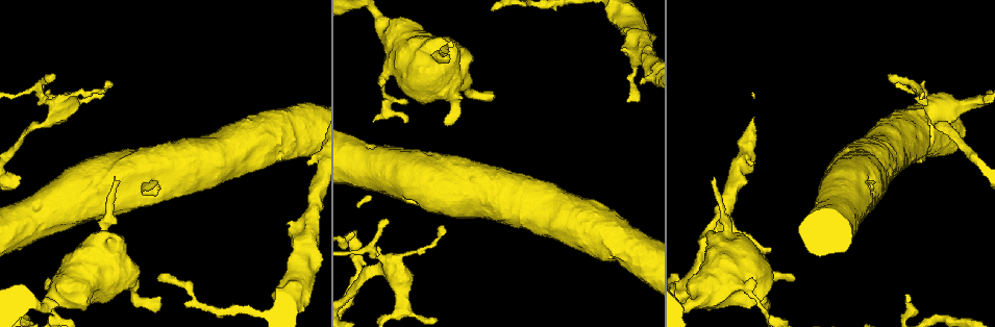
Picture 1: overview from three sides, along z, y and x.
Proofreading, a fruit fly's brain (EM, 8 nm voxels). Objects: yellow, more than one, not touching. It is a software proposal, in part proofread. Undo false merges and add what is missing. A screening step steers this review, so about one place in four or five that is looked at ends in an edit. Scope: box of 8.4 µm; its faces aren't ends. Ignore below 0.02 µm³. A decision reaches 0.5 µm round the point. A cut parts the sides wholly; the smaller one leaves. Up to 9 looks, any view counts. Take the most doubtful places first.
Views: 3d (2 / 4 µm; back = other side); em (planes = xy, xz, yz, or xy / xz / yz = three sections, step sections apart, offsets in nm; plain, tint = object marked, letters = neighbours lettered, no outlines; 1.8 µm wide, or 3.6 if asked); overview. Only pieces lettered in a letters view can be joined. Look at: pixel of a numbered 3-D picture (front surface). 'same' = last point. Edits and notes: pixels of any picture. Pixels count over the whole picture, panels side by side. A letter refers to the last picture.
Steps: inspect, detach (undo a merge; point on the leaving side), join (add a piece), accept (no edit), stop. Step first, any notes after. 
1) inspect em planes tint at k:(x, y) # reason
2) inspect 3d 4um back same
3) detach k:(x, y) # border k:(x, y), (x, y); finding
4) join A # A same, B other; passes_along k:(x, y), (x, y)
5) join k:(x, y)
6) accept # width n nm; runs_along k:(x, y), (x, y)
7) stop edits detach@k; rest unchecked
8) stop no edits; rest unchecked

inspect 3d 2um at 1:(487, 95)

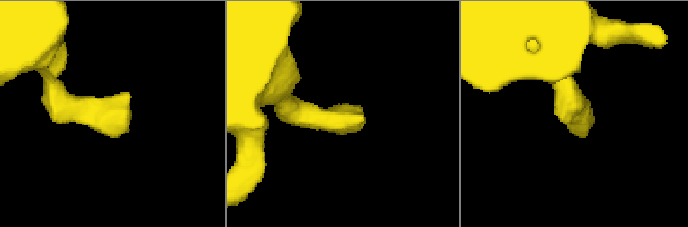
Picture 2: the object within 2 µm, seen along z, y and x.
inspect em planes plain at 2:(117, 95)

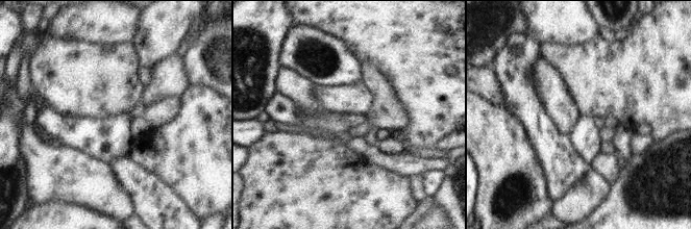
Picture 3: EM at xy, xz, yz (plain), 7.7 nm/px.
inspect em planes letters same # what lies round it

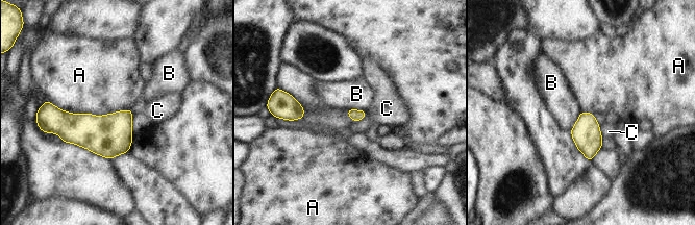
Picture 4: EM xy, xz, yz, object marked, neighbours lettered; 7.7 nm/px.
accept # A other, B other, C other; border 4:(46, 99), (71, 113), (129, 109); no lettered piece goes on from it

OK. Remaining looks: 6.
inspect em 3.6um xy step 4 letters at 1:(629, 102) # tapers out

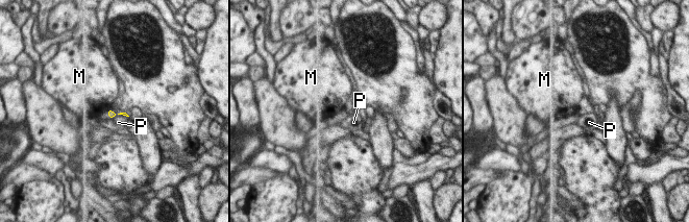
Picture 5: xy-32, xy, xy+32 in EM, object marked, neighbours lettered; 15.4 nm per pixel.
inspect em 3.6um planes letters same

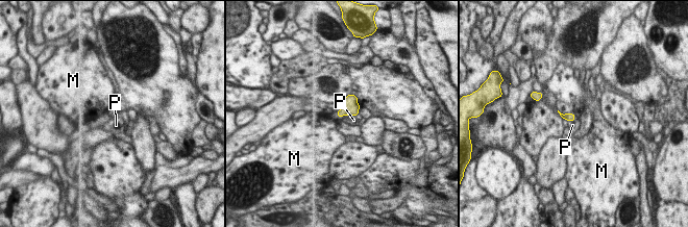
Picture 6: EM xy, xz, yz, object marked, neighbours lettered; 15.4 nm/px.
accept # M other, P other; no lettered piece goes on from it

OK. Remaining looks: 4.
inspect em xz step 8 tint at 1:(446, 46) # branch stops here

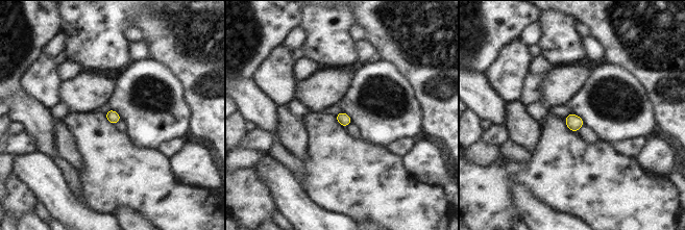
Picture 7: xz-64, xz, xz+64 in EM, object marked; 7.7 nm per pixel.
inspect em planes letters same

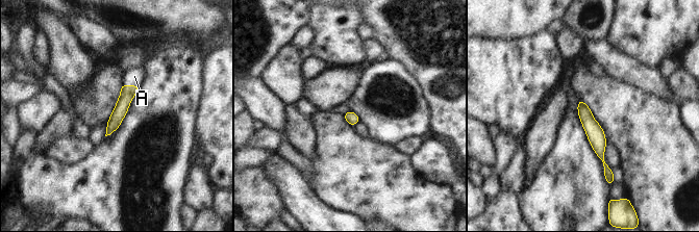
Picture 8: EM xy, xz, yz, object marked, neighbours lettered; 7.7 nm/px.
join 8:(134, 76) # A same; passes_along 8:(127, 92), (130, 85), (134, 76); the neuron continues

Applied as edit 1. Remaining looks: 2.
inspect overview # redraw

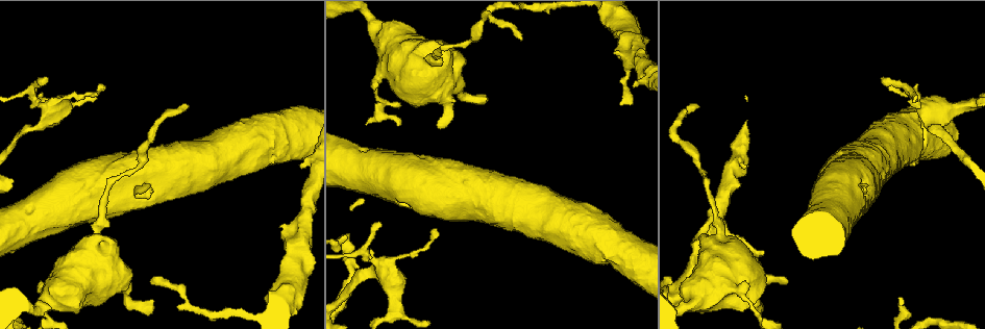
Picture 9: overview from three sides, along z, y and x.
inspect em yz step 4 letters at 9:(47, 77) # thin end

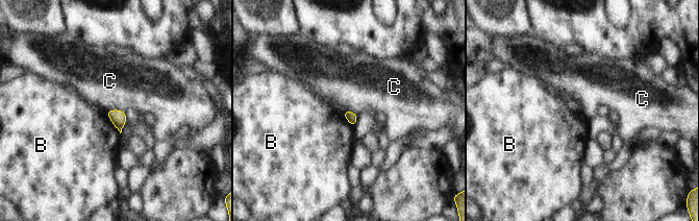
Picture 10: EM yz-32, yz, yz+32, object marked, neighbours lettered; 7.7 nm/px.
accept # B other, C other; border 10:(106, 111), (121, 109), (125, 113); no lettered piece goes on from it

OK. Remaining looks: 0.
stop edits join@8; rest unchecked

